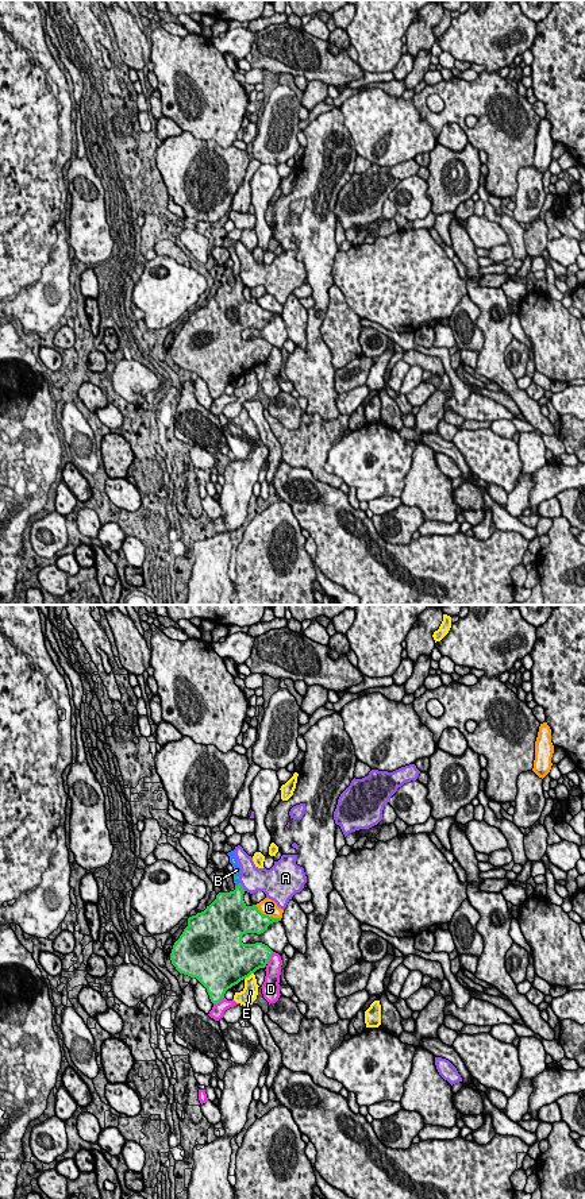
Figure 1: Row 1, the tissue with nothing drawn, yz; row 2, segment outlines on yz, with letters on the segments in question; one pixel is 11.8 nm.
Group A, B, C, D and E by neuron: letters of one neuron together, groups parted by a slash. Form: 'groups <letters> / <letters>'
groups A / B / C / D / E

